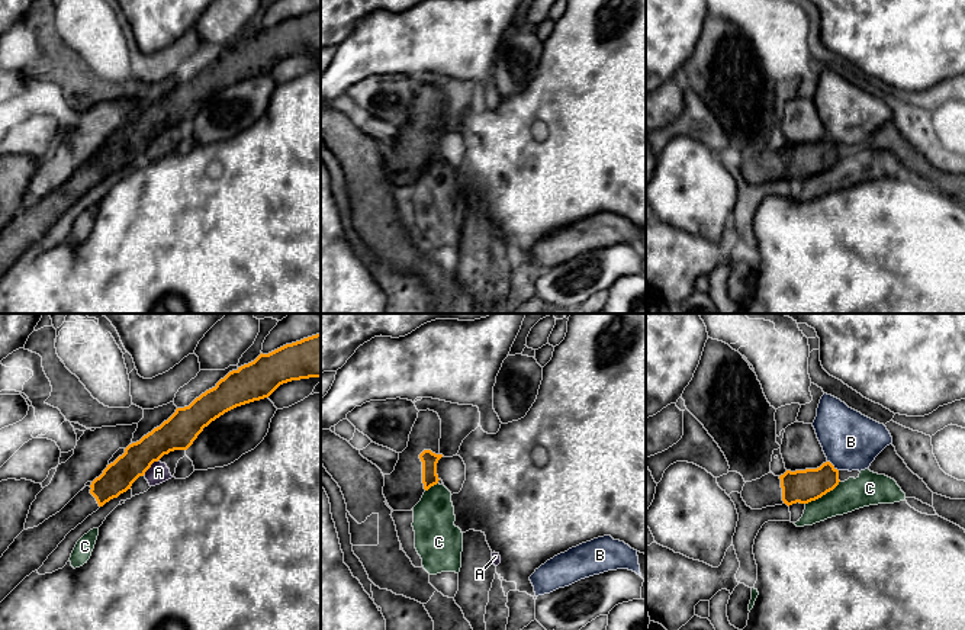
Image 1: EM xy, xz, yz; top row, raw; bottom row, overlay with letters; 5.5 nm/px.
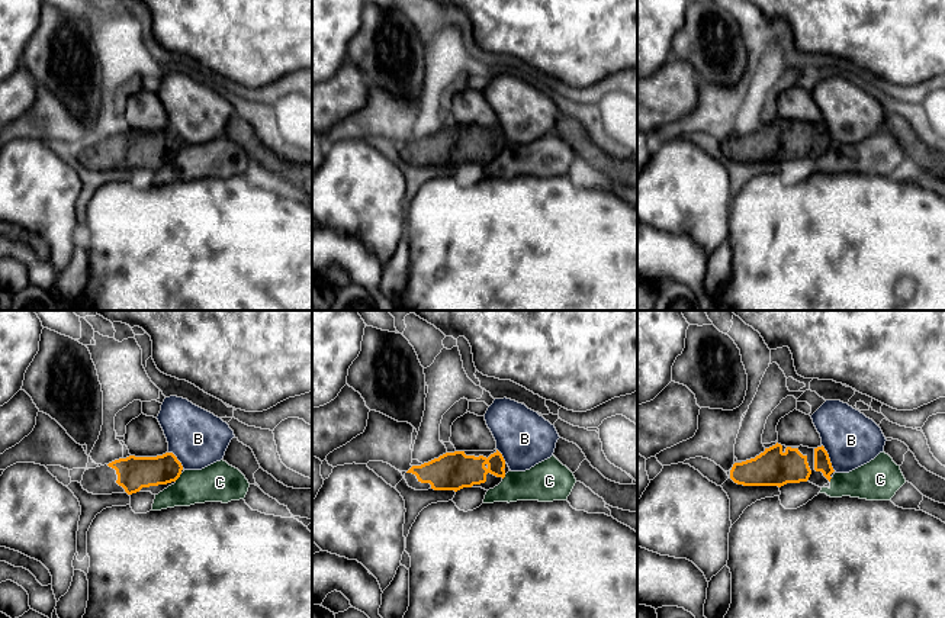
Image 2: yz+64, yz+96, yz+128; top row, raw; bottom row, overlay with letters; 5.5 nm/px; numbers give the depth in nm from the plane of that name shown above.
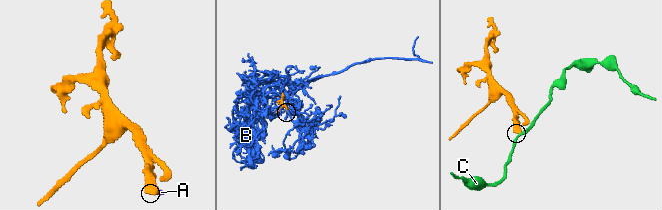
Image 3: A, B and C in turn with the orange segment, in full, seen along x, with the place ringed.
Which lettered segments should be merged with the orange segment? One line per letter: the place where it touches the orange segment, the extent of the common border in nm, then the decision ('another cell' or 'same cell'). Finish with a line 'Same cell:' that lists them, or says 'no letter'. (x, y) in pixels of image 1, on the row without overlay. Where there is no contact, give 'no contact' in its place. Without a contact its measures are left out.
A: contact xy (150, 141); length 120 nm; another cell
B: contact yz (833, 141); length 90 nm; another cell
C: contact yz (823, 169); length 240 nm; another cell
Same cell: no letter

